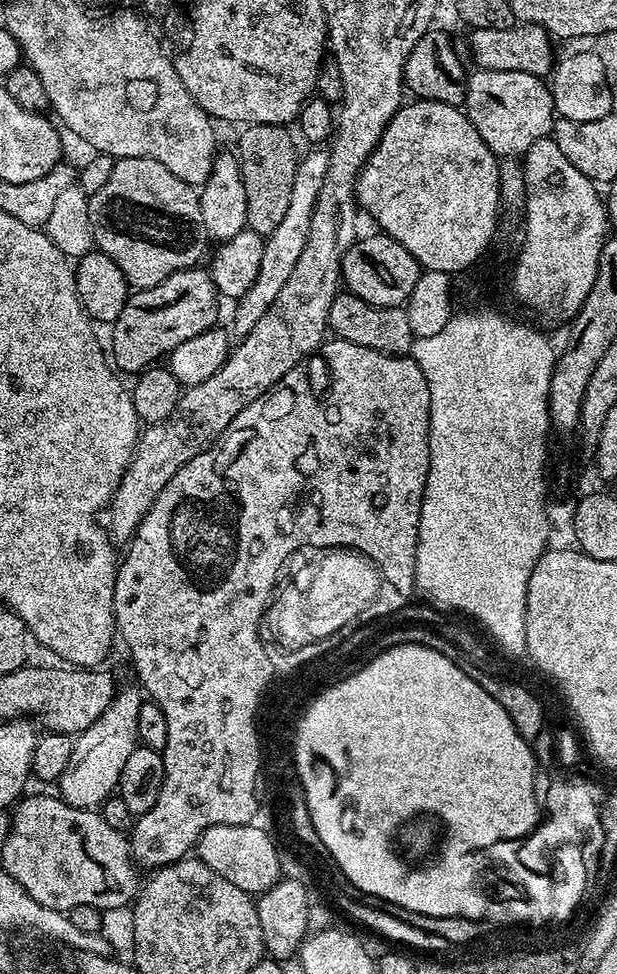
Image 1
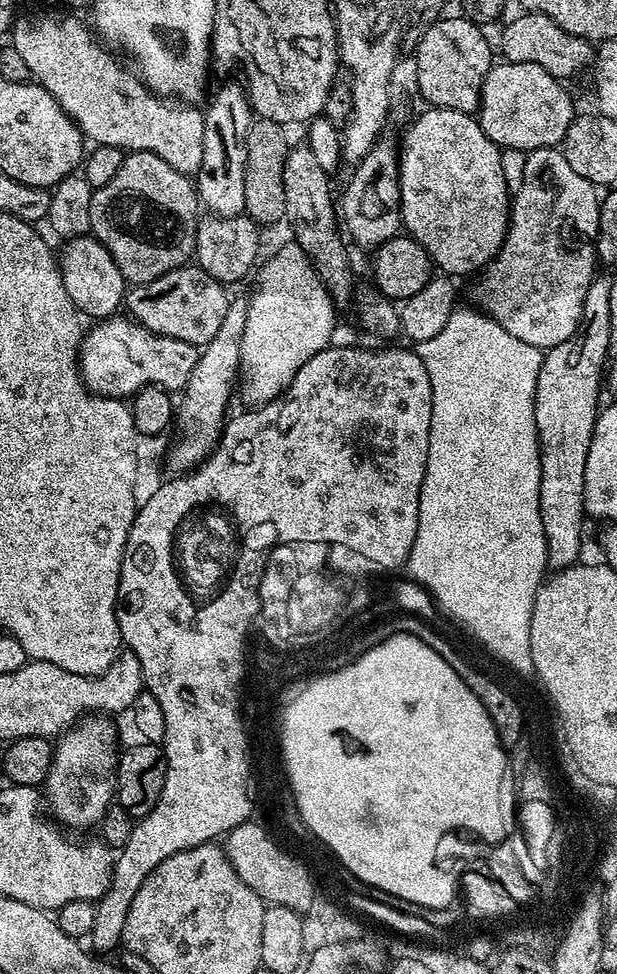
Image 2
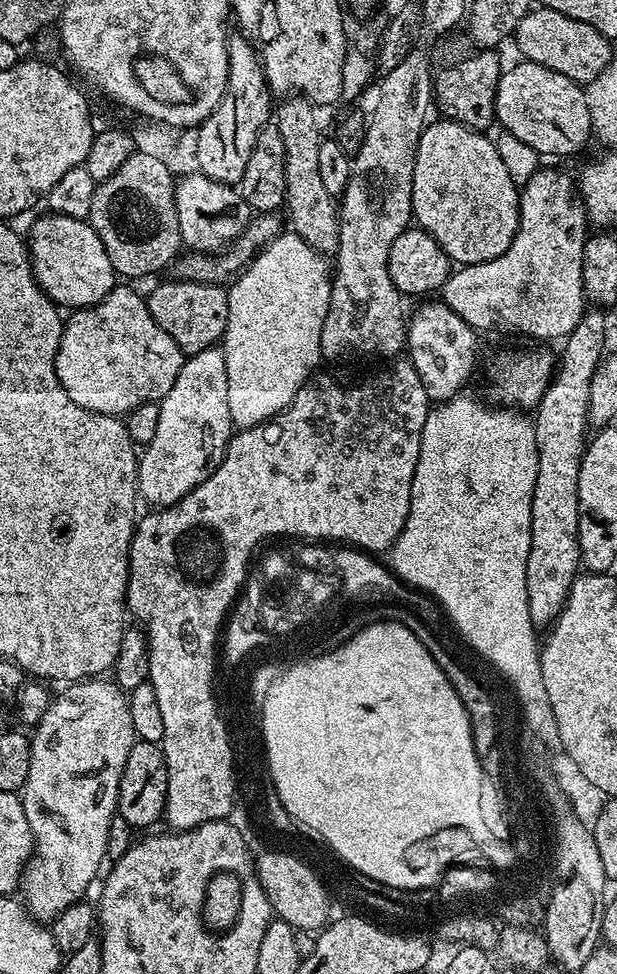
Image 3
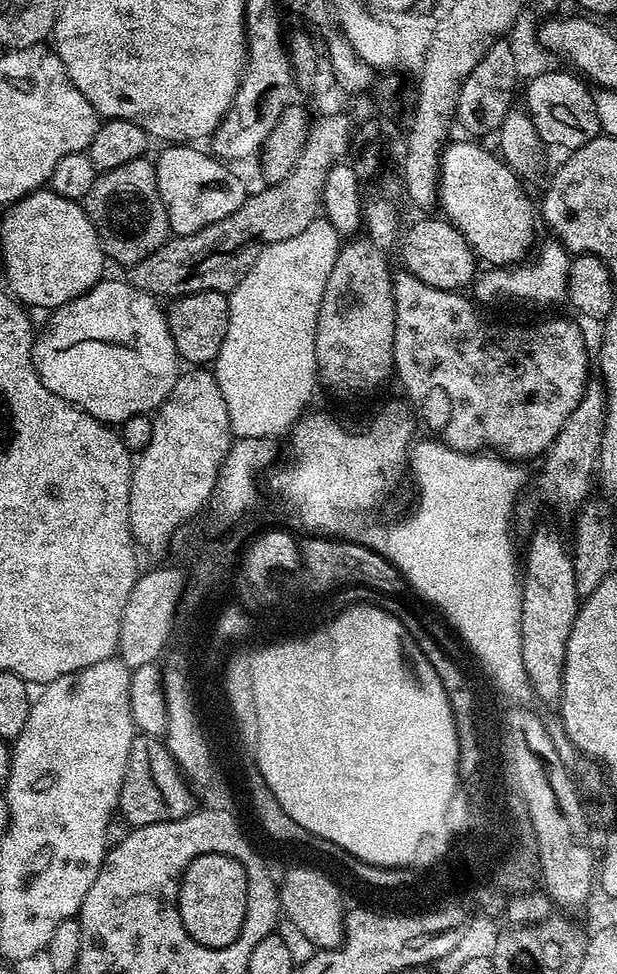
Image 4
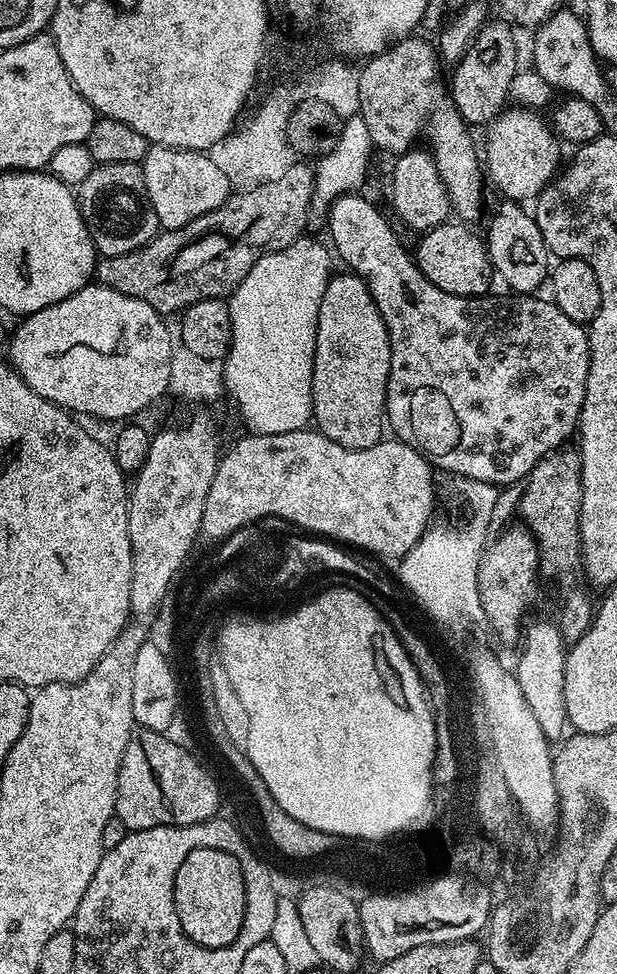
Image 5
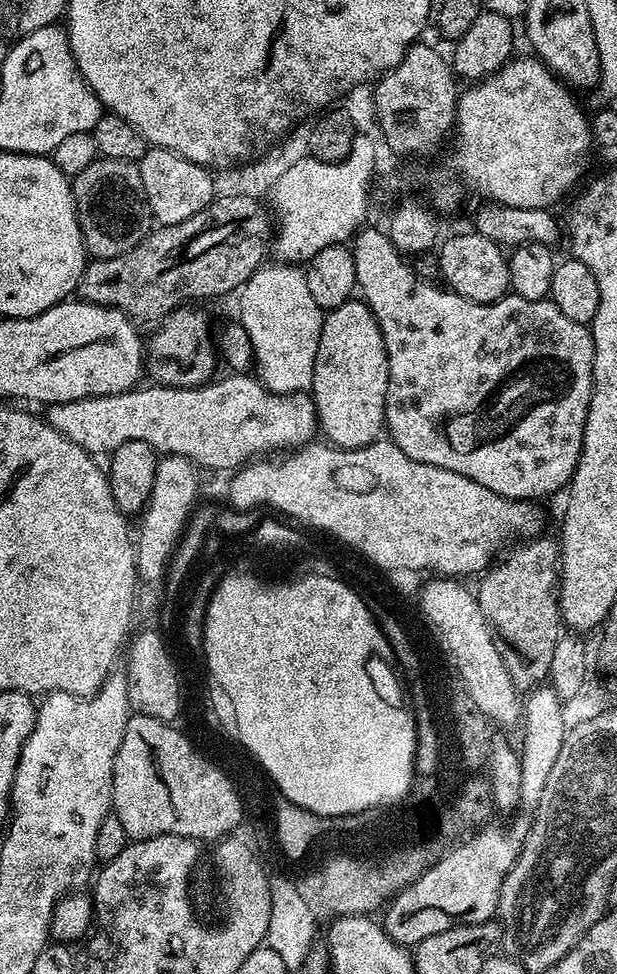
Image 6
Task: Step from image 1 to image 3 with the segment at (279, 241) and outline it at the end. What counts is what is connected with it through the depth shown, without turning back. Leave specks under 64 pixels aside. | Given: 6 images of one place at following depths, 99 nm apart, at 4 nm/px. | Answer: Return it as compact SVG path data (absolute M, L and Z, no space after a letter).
M213 346L188 356L182 370L178 370L178 378L174 386L170 386L170 394L166 394L163 400L159 401L159 405L158 431L143 449L138 460L138 492L143 499L145 496L152 503L149 505L167 506L178 503L186 493L206 482L210 474L214 474L214 470L224 461L228 441L234 435L223 347Z

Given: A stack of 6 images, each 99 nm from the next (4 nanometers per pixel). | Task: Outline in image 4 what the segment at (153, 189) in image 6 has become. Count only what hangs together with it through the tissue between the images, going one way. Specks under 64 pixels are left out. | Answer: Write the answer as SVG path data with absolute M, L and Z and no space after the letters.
M176 142L171 146L161 148L164 149L161 150L160 157L155 157L154 160L158 194L166 206L169 229L175 235L189 236L206 226L210 226L214 222L222 222L222 218L230 218L230 214L234 214L234 210L238 210L238 206L242 206L242 202L246 198L244 184L228 169L231 167L225 161L217 158L215 155L209 154L207 151L204 153L200 149L203 147L189 146L184 142Z

